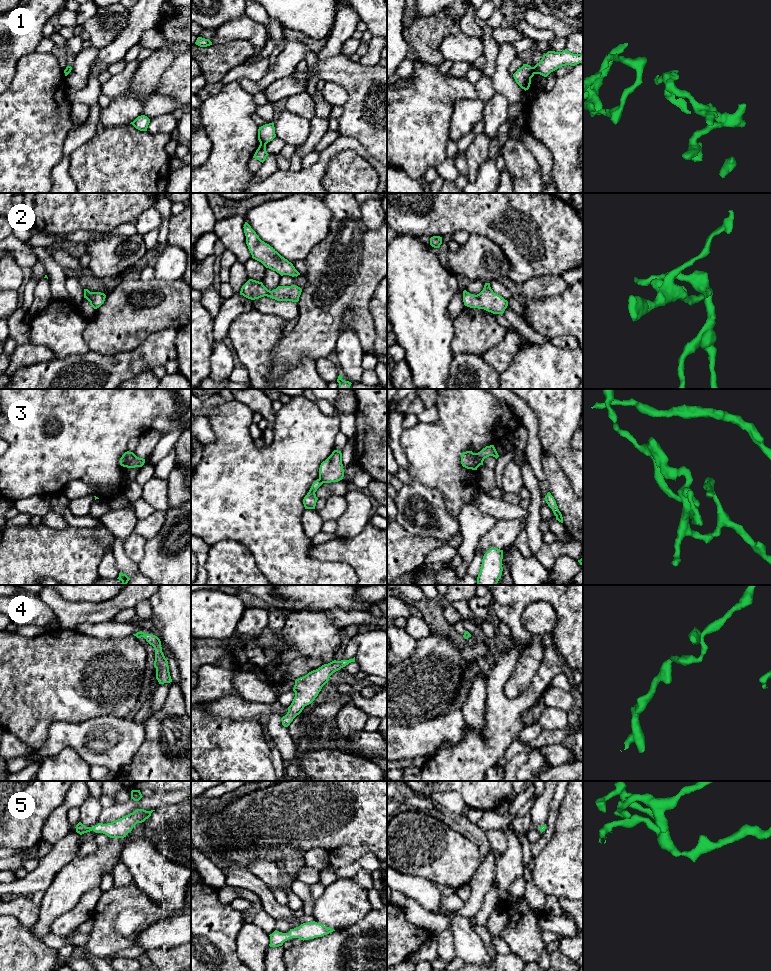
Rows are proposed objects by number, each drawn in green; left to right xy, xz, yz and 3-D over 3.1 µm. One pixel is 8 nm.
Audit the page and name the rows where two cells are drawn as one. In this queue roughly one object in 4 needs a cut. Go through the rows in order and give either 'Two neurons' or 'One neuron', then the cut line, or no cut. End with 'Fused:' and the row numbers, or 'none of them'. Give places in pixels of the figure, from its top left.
1: Two neurons. Split along yz (532, 67), (534, 73)
2: One neuron. No split
3: Two neurons. Split along xy (126, 452), (126, 461), (123, 466)
4: One neuron. No split
5: One neuron. No split
Fused: 1, 3

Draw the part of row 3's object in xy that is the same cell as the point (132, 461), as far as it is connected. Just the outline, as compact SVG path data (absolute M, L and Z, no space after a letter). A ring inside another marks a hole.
M126 452L126 462L123 467L135 468L142 467L145 463L145 459L137 457L133 452Z

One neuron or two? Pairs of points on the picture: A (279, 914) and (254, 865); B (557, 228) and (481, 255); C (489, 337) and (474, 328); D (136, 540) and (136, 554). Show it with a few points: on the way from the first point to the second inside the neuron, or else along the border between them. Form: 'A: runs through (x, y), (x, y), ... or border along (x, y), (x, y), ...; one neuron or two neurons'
A: border along (248, 870), (268, 886); two neurons
B: border along (480, 235), (500, 248), (509, 270); two neurons
C: runs through (485, 333), (478, 331); one neuron
D: runs through (136, 543), (136, 551); one neuron

